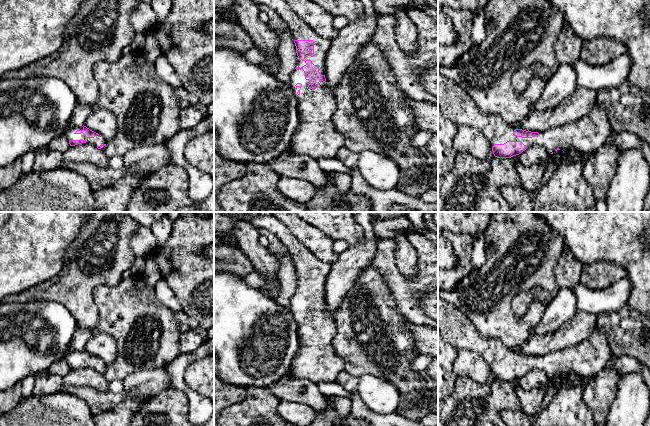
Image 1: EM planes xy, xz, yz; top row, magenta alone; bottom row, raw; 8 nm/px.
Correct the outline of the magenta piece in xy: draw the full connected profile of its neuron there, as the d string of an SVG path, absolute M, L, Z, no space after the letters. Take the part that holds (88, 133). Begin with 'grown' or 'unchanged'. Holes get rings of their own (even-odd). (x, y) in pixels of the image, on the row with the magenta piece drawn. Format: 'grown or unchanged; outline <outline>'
grown; outline M70 127L66 133L66 138L70 146L75 146L82 143L90 143L98 149L105 150L107 141L98 133L84 127Z

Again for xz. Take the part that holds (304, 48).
grown; outline M285 0L253 1L267 5L281 17L296 46L298 63L290 85L298 100L300 124L289 145L293 155L307 155L315 160L335 158L346 139L332 122L336 102L324 75L331 41L320 37Z

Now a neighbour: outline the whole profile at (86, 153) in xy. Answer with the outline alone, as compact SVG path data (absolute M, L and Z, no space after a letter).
M87 142L70 146L64 153L63 166L71 162L90 163L99 168L109 168L109 157L105 152Z

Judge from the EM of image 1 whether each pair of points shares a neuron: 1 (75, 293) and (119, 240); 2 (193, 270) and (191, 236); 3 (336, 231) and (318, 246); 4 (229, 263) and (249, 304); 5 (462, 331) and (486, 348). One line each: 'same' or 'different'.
1: same
2: same
3: different
4: different
5: same

